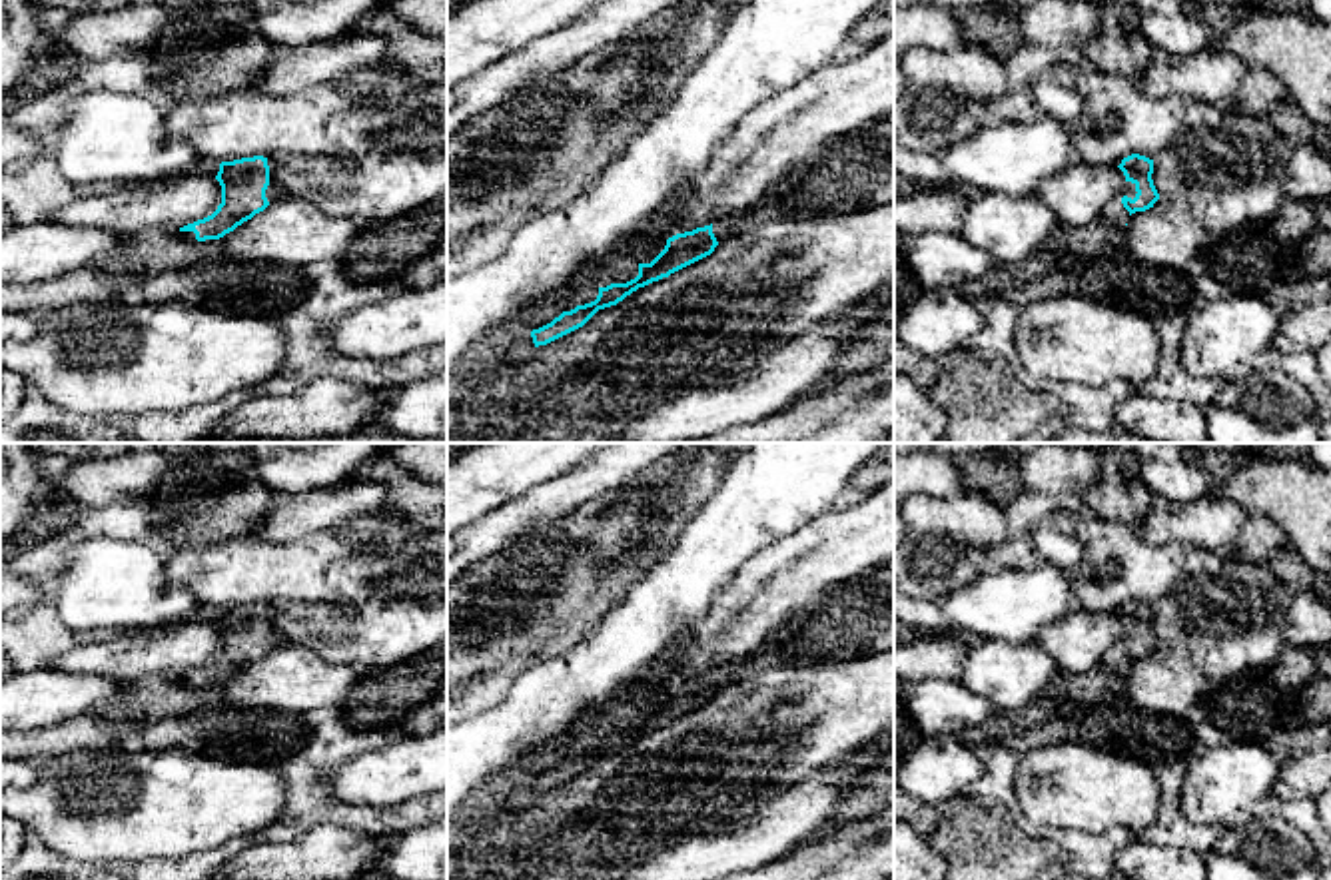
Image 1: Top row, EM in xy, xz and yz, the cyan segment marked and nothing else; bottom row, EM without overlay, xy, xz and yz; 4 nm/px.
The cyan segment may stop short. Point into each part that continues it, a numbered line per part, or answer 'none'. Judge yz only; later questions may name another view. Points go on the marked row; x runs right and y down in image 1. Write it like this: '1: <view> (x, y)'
1: yz (1116, 214)

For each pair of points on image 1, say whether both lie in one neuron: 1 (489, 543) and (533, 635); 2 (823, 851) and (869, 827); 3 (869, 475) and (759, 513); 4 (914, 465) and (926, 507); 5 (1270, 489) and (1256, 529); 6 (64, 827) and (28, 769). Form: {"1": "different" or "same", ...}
{"1": "different", "2": "same", "3": "different", "4": "different", "5": "different", "6": "different"}

